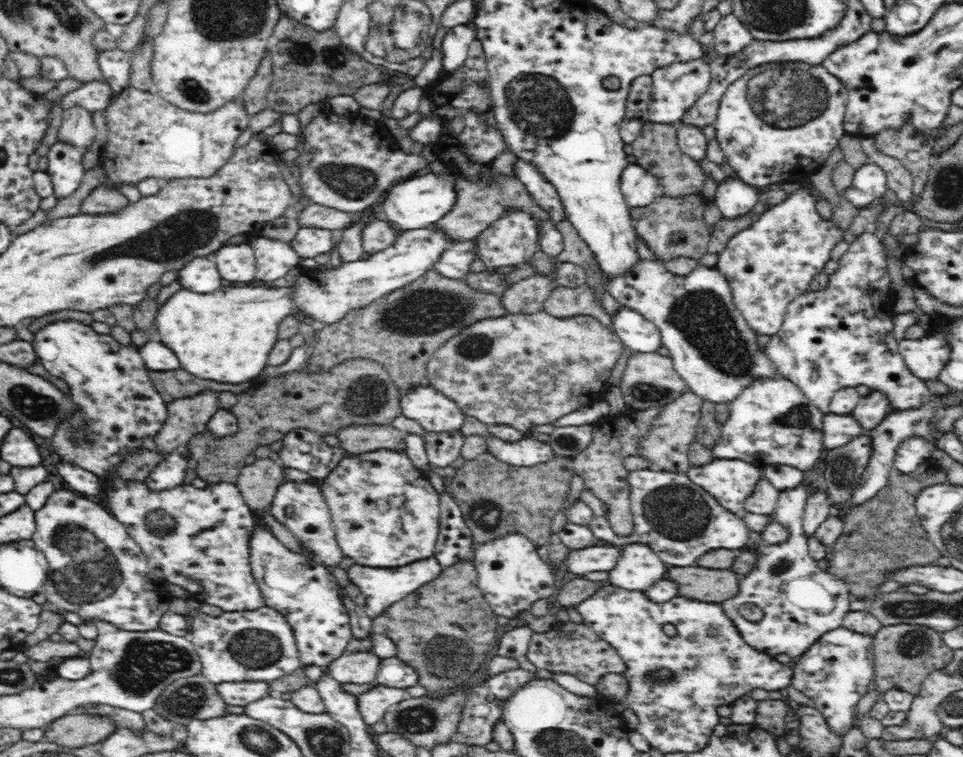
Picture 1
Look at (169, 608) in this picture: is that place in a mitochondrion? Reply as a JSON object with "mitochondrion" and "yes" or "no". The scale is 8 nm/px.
{"mitochondrion":"no"}

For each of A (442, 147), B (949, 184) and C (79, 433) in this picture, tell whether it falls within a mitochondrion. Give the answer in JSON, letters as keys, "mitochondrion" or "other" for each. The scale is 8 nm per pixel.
{"A":"other","B":"mitochondrion","C":"mitochondrion"}

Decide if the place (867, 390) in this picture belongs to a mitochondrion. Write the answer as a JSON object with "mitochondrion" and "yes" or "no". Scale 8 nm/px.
{"mitochondrion":"no"}

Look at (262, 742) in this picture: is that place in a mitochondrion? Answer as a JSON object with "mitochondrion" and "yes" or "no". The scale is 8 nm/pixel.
{"mitochondrion":"yes"}

